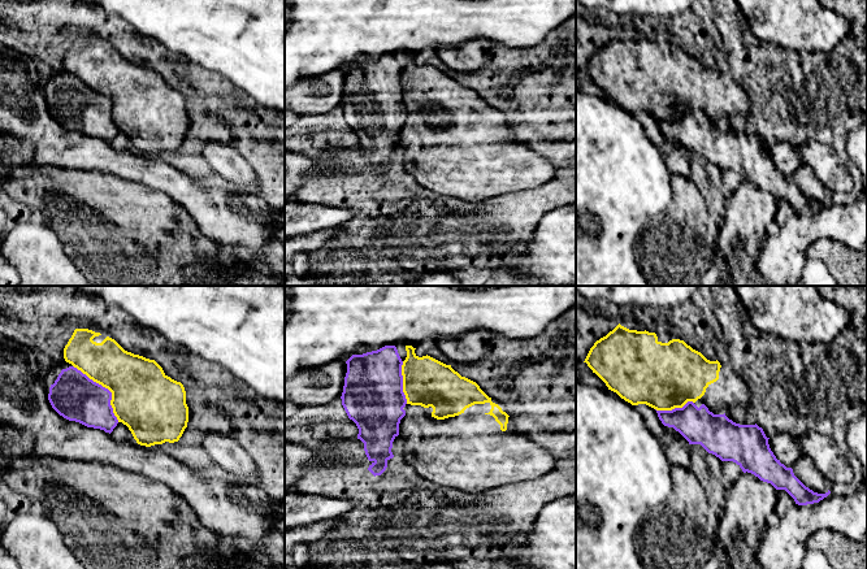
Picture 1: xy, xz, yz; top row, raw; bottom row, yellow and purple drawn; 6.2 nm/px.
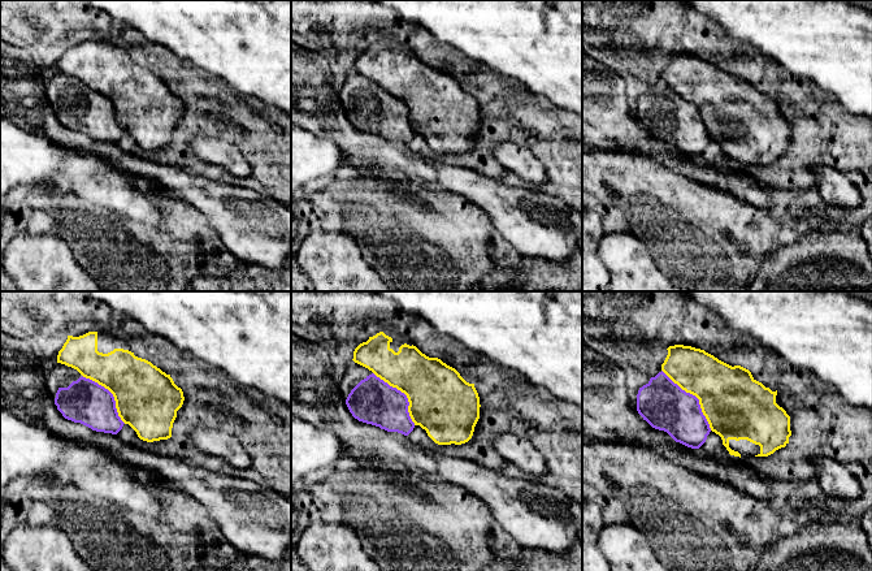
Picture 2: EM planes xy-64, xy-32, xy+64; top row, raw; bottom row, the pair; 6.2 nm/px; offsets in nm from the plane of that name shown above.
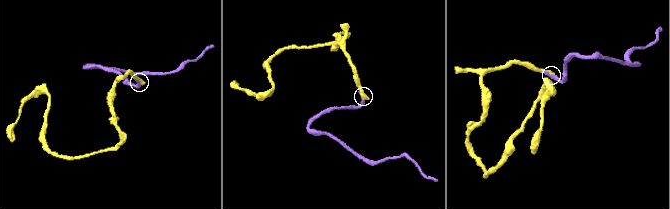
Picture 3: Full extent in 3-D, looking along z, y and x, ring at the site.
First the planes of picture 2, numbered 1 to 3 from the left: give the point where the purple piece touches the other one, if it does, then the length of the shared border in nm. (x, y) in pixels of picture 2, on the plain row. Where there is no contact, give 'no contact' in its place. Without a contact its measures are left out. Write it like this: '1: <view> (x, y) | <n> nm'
1: xy-64 (112, 102) | 400 nm
2: xy-32 (404, 102) | 420 nm
3: xy+64 (695, 104) | 480 nm

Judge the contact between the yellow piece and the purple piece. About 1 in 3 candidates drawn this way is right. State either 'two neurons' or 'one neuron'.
two neurons

